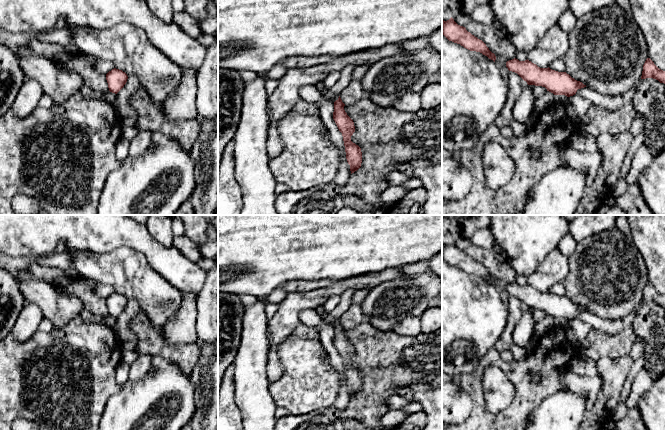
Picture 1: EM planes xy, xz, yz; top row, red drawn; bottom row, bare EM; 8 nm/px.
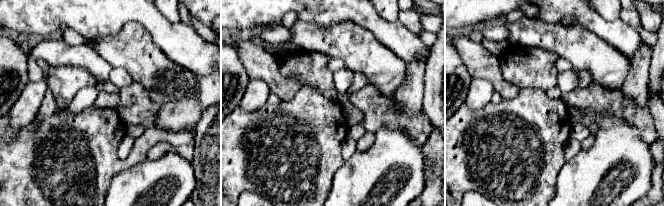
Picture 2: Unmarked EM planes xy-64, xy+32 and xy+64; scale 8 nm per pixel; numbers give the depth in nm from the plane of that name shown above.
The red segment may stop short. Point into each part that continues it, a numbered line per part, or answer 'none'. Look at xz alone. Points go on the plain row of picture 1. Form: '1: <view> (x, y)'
none

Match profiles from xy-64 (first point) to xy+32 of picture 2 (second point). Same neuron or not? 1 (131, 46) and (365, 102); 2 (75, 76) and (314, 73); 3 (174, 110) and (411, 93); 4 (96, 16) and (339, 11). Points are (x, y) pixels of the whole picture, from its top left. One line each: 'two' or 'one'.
1: two
2: two
3: one
4: one

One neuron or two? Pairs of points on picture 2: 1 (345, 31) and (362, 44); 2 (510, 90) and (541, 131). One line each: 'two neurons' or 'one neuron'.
1: one neuron
2: two neurons

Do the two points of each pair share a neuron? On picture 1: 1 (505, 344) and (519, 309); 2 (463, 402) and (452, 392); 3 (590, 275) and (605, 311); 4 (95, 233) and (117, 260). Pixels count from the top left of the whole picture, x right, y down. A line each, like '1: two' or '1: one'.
1: one
2: one
3: one
4: two

